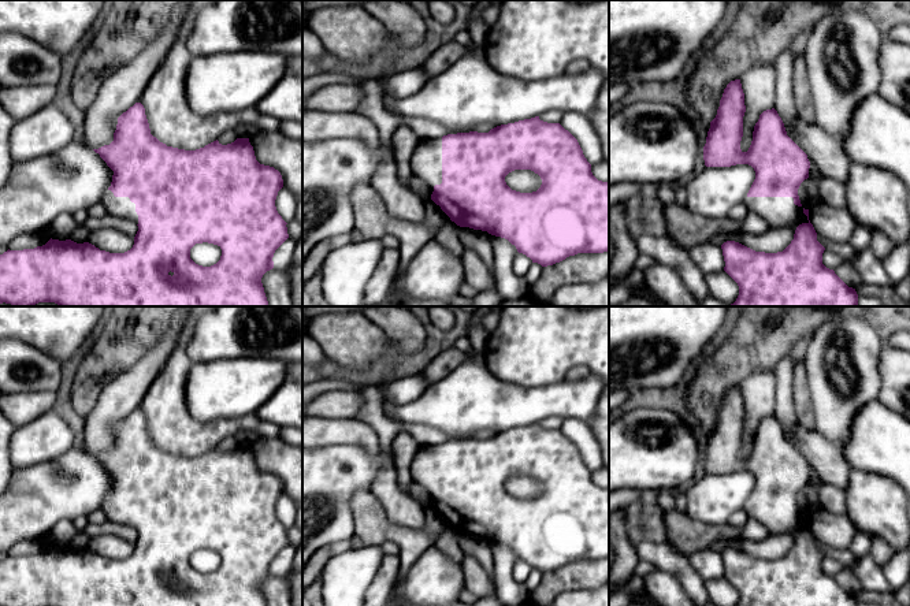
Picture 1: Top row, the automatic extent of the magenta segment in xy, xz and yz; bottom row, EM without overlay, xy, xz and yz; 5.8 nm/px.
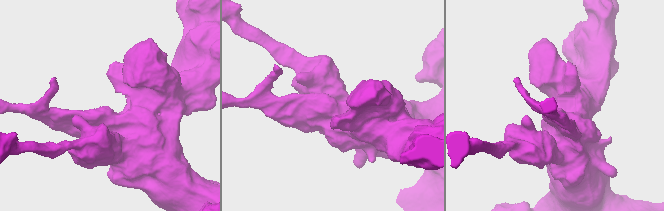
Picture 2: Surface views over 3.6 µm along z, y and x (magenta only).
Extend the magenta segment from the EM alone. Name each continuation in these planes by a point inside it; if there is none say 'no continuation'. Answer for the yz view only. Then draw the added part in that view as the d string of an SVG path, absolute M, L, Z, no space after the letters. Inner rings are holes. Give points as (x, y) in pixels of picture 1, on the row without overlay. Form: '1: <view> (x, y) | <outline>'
1: yz (777, 519) | M746 503L743 510L773 535L809 529L801 524L803 514L795 512L792 503Z

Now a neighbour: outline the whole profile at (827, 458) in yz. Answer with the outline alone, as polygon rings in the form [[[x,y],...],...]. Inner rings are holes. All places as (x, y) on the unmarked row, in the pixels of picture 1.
[[[802,424],[795,427],[787,442],[807,461],[809,468],[817,472],[822,483],[847,490],[851,466],[840,446]]]

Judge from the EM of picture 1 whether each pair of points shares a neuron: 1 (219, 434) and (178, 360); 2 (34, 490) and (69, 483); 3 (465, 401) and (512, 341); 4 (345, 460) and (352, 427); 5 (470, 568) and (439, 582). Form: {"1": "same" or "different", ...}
{"1": "same", "2": "same", "3": "different", "4": "different", "5": "different"}

